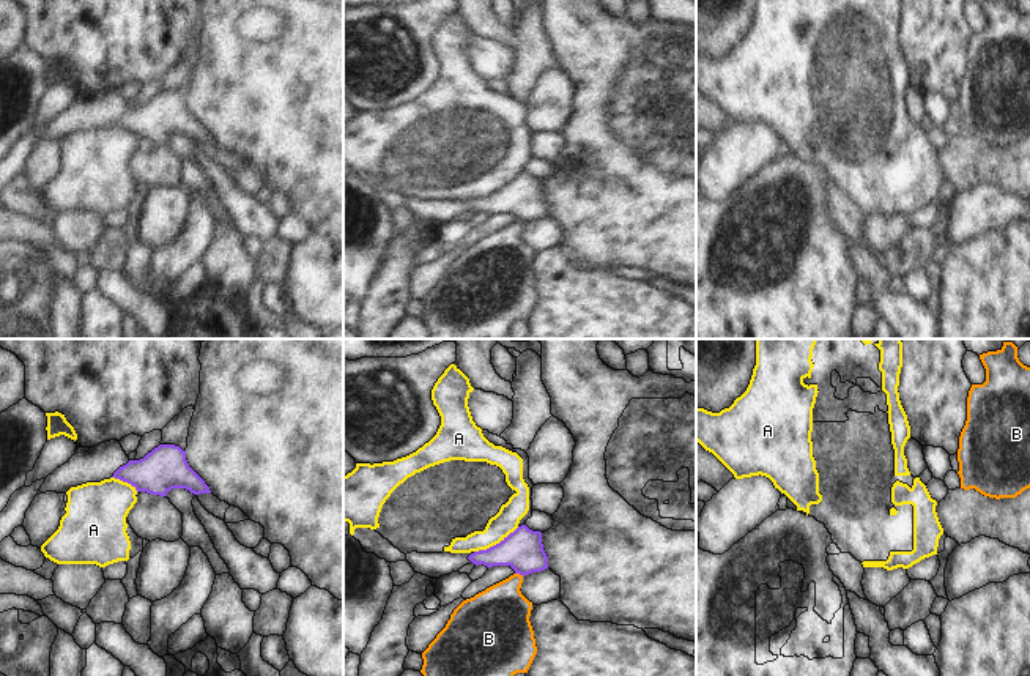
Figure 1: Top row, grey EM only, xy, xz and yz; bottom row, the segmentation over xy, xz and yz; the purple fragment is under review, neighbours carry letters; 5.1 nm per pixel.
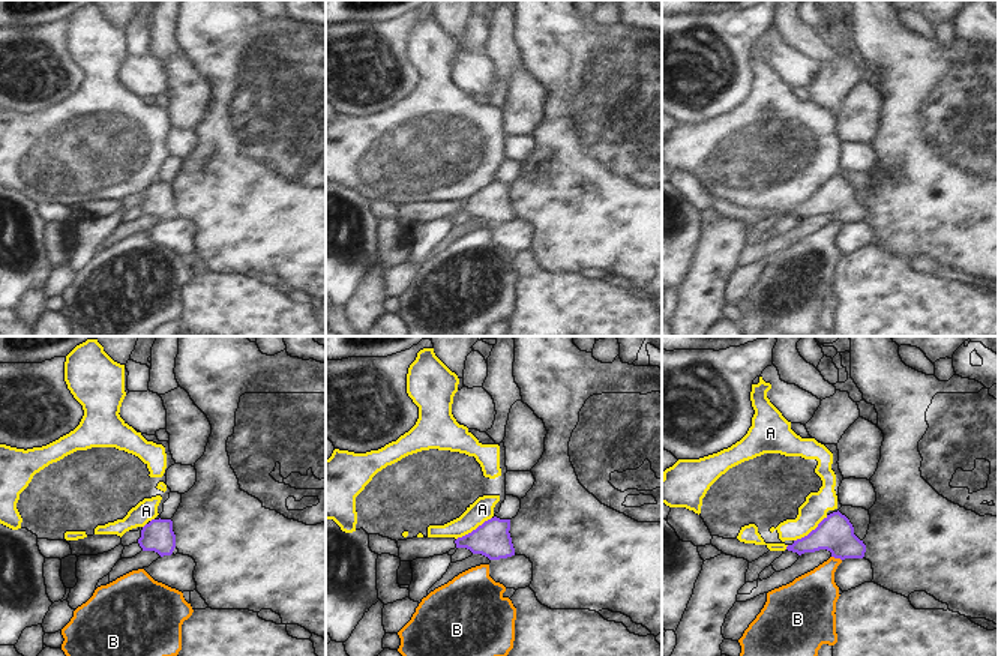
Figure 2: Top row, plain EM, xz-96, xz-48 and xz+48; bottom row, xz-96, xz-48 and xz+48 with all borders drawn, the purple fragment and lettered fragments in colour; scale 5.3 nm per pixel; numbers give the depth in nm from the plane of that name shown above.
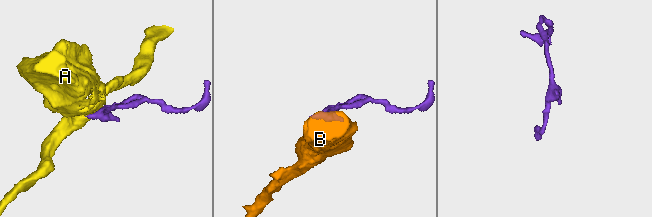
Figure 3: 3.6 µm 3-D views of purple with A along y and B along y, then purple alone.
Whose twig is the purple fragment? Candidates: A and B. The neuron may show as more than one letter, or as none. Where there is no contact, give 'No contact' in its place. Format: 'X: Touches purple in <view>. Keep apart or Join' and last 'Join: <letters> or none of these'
A: Touches purple in xz. Keep apart
B: Touches purple in xz. Keep apart
Join: none of these

